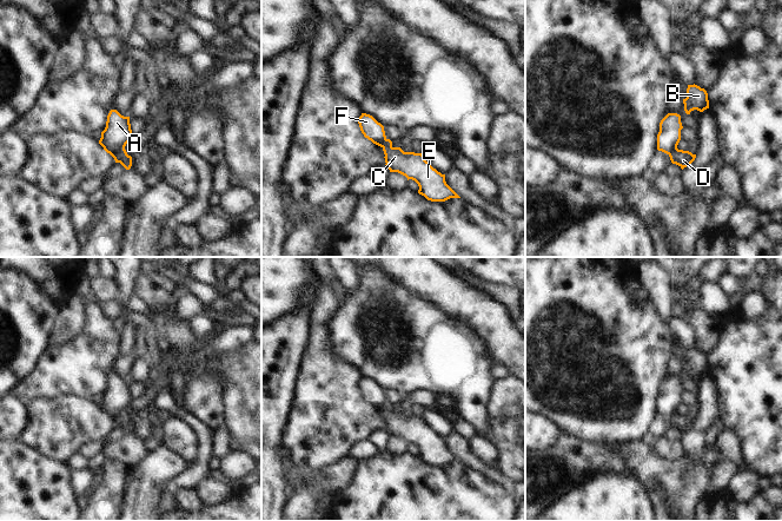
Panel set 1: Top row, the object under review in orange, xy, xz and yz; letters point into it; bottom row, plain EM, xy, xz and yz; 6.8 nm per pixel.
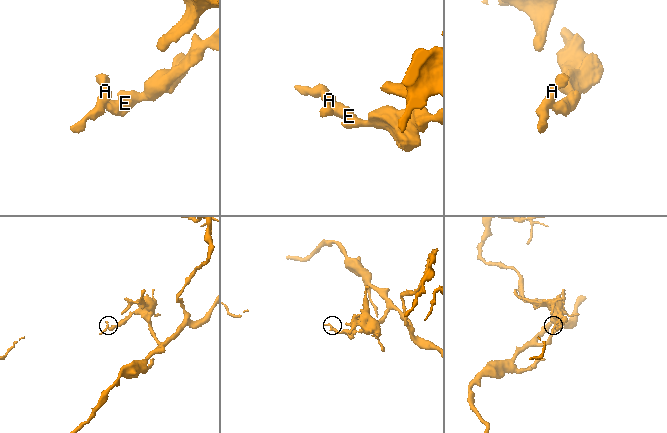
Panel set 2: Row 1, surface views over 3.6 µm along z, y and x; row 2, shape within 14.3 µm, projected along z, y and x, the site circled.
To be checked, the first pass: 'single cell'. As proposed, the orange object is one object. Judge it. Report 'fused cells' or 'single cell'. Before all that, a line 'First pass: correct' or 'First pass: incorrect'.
First pass: incorrect
fused cells

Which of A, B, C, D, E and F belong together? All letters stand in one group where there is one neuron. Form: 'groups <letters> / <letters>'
groups A B F / C D E

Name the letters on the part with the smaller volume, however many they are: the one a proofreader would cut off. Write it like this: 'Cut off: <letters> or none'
Cut off: A, B, F

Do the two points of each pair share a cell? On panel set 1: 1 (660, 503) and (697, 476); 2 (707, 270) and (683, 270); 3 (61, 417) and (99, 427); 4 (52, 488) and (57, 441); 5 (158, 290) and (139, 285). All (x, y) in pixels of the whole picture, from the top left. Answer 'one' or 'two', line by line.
1: two
2: two
3: one
4: two
5: one

